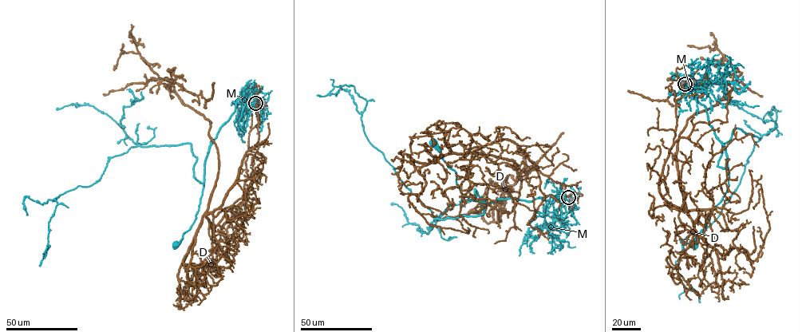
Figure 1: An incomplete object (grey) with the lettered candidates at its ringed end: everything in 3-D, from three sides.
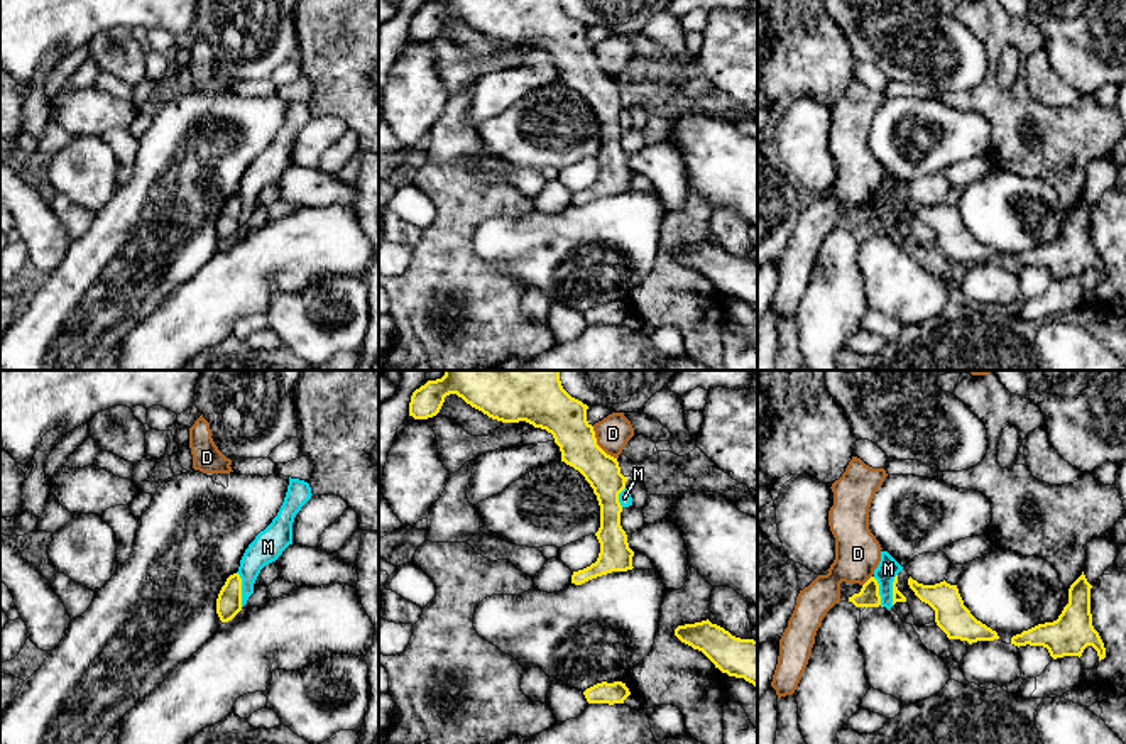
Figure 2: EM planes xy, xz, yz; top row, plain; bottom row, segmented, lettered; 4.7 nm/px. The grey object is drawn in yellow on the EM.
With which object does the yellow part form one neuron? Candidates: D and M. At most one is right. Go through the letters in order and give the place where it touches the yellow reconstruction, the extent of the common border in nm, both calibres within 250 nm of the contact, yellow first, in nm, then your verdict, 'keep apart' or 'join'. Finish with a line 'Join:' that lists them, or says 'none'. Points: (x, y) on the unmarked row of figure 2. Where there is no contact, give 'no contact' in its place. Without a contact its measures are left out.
D: xz (597, 66) | 200 nm | 200/160 nm | keep apart
M: xy (240, 210) | 170 nm | 120/150 nm | keep apart
Join: none

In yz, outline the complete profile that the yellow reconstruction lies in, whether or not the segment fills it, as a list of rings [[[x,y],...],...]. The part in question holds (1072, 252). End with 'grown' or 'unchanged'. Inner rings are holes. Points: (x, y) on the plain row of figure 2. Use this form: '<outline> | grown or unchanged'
[[[1084,193],[1069,210],[1069,225],[1053,243],[1038,245],[1011,259],[1014,267],[1043,267],[1053,281],[1082,277],[1087,267],[1097,272],[1099,282],[1106,279],[1106,269],[1092,247],[1090,210]]] | unchanged

